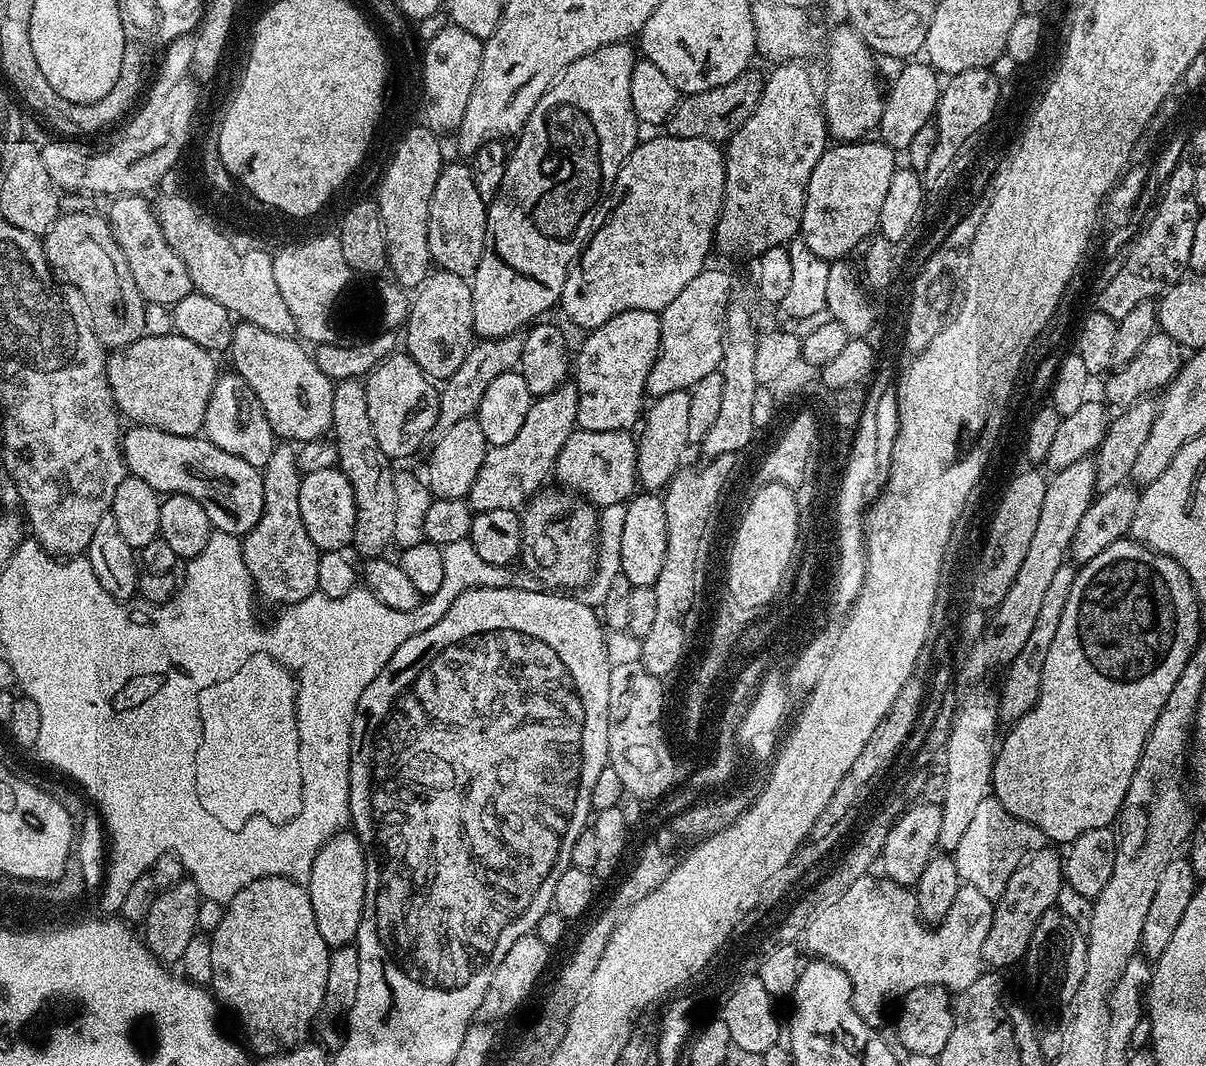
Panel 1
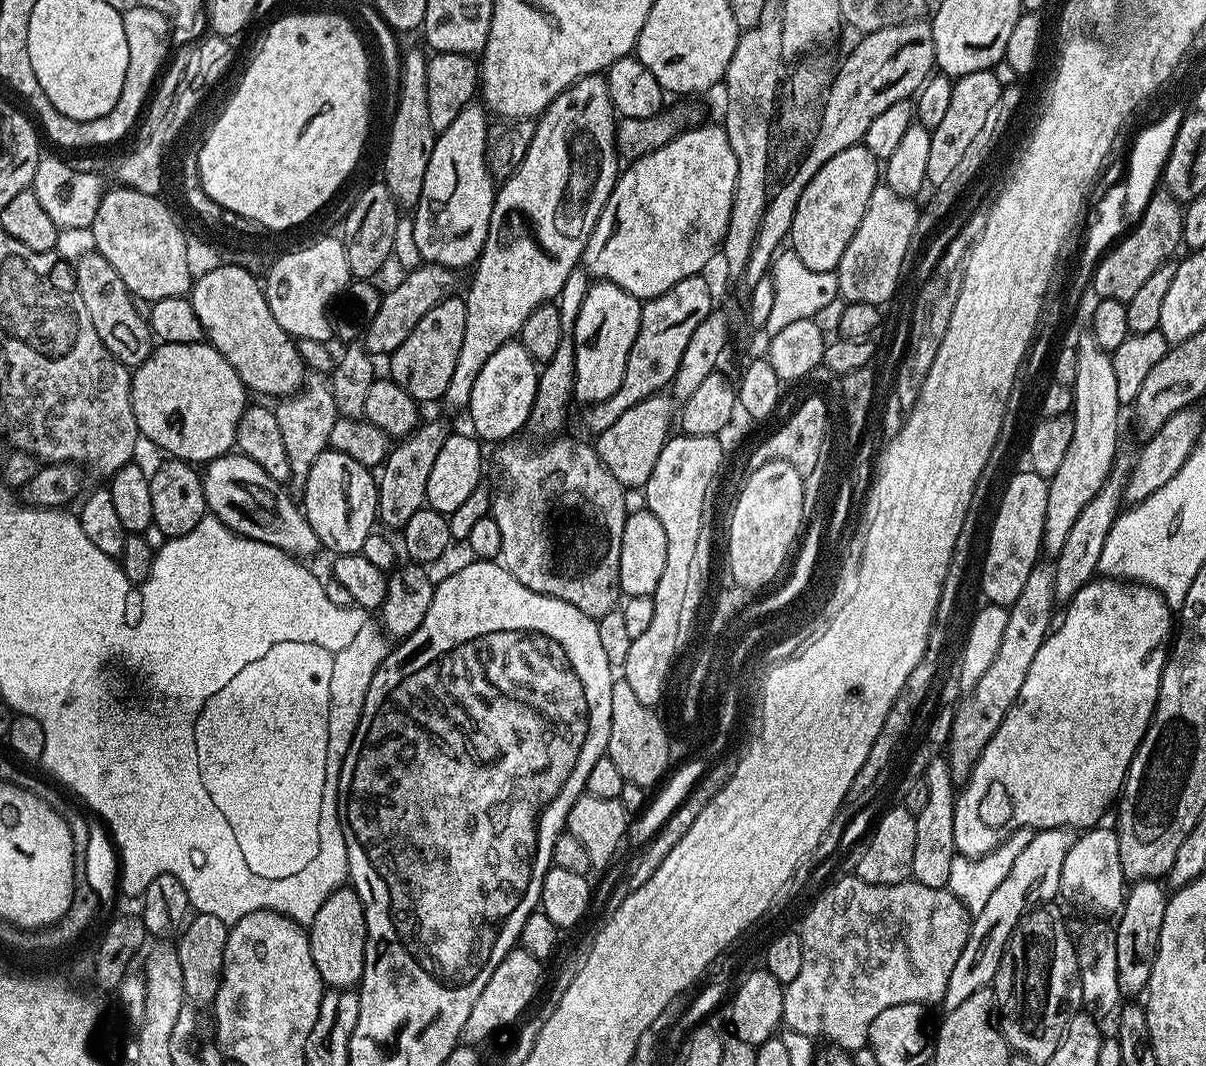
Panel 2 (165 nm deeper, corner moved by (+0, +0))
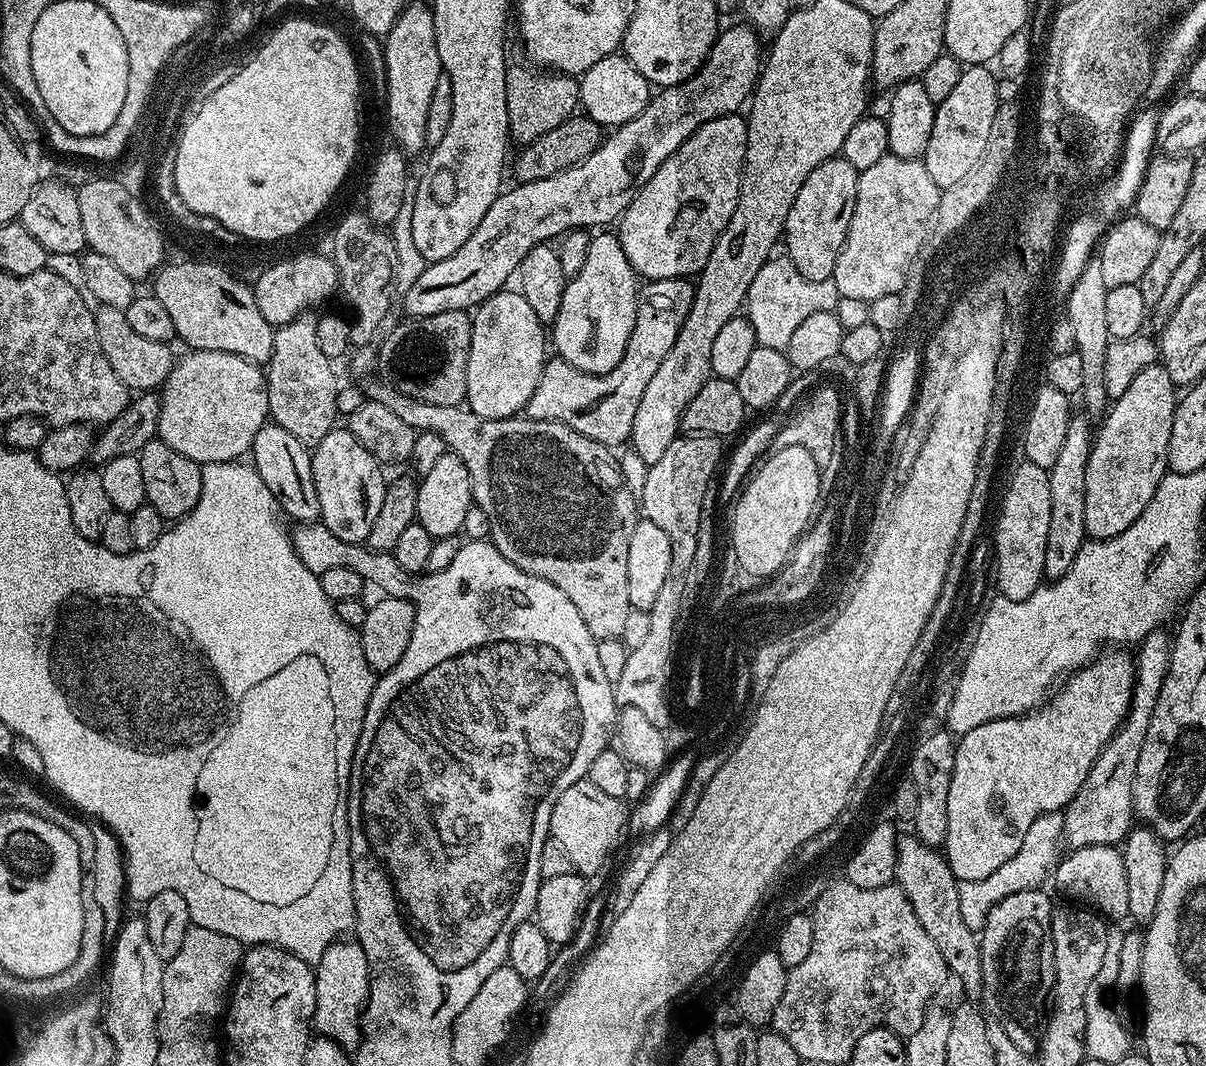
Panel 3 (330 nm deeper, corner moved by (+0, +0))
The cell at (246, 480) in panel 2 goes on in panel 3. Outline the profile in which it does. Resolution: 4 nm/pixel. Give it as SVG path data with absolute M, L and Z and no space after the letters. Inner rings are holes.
M300 522L291 529L290 535L292 545L306 570L313 572L315 576L320 576L326 570L334 570L337 566L346 566L346 570L354 570L357 574L362 574L362 578L369 585L381 588L384 596L393 596L403 600L412 600L416 594L416 584L413 573L402 570L398 566L398 558L394 558L390 552L376 552L368 547L367 543L351 544L342 542L342 538L334 538L330 530L319 522Z

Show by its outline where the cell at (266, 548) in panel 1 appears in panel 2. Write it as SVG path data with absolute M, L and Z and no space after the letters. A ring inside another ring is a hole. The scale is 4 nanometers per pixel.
M308 382L299 392L283 397L277 404L280 405L275 405L274 411L278 418L278 434L282 434L282 443L286 445L286 458L292 471L290 484L293 489L300 490L310 474L310 466L314 466L314 458L329 451L330 429L338 419L336 403L332 397L332 389L327 383Z

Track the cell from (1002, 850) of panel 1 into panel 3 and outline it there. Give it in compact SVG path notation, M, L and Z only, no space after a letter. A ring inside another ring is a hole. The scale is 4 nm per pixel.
M1047 812L1034 822L1030 822L1030 830L1014 858L1010 862L1005 862L1003 866L998 866L990 878L981 880L961 880L958 883L958 906L962 910L962 918L966 926L974 933L981 933L984 930L990 910L1002 902L1002 898L1010 898L1010 894L1018 894L1018 890L1027 888L1040 888L1043 880L1046 881L1053 875L1058 861L1061 859L1062 841L1064 839L1064 813Z

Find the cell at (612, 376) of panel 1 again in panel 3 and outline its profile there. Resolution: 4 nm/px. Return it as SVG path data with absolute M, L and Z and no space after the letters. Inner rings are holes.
M600 230L593 235L590 250L586 253L586 262L582 262L582 270L578 270L578 274L574 274L565 283L562 306L558 306L558 318L550 326L550 344L556 347L555 355L570 362L570 366L595 376L614 370L614 366L622 362L626 342L630 342L636 321L638 277L626 258L626 250L622 250L619 235L615 231L608 231L612 230Z

